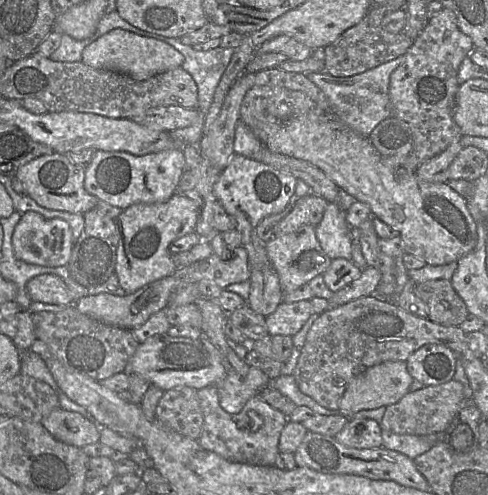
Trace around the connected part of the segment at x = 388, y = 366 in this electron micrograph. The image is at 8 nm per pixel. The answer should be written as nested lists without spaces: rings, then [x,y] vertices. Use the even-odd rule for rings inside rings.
[[[386,361],[368,368],[356,376],[347,386],[340,402],[339,411],[343,416],[350,415],[361,410],[386,407],[398,402],[410,391],[410,385],[414,378],[407,370],[406,361]]]

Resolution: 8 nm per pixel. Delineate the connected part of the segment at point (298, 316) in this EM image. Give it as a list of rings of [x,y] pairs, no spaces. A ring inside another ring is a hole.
[[[310,300],[282,301],[274,312],[265,317],[268,334],[295,335],[313,314]]]

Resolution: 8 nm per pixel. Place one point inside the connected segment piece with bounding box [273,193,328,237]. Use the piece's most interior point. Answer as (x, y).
(308, 210)

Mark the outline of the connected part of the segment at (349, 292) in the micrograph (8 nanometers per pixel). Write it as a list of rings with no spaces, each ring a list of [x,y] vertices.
[[[372,266],[362,270],[358,279],[353,280],[340,290],[336,291],[329,300],[329,308],[337,307],[363,296],[376,294],[381,279],[381,272]]]

